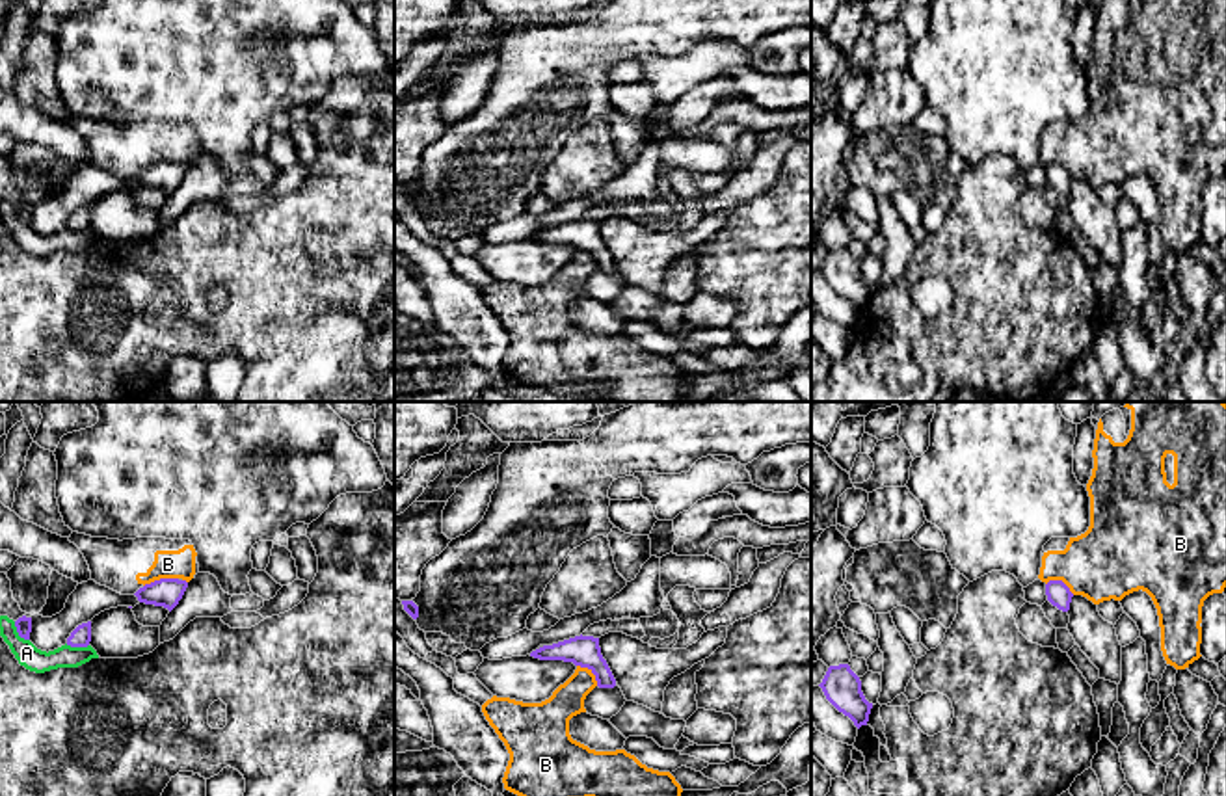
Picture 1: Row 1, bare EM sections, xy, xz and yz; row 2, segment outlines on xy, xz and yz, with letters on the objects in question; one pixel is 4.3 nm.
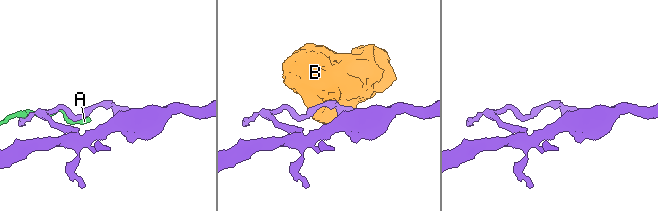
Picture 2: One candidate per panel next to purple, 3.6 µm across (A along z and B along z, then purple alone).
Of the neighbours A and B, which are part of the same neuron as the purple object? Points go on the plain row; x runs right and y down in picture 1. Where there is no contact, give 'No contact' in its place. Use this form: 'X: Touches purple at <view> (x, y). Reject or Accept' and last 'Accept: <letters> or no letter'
A: Touches purple at xy (19, 216). Reject
B: Touches purple at xy (160, 162). Reject
Accept: no letter

